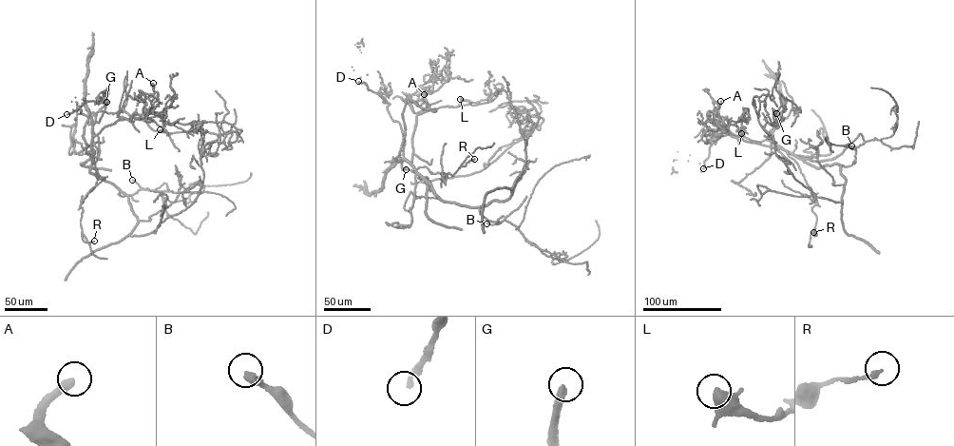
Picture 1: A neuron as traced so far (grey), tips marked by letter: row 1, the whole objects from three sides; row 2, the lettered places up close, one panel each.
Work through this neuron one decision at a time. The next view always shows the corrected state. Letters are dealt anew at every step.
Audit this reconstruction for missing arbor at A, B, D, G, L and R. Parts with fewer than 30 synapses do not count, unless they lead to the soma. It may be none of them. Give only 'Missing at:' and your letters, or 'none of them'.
Missing at: A, D, G

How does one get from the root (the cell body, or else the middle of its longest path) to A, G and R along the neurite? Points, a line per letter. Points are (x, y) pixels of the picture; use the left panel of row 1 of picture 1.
A: (115, 186), (90, 172), (93, 134), (143, 113), (153, 83)
G: (115, 186), (90, 172), (92, 126), (96, 113), (106, 102)
R: (115, 186), (90, 172), (92, 142), (98, 152), (97, 180), (80, 206), (82, 239), (94, 241)

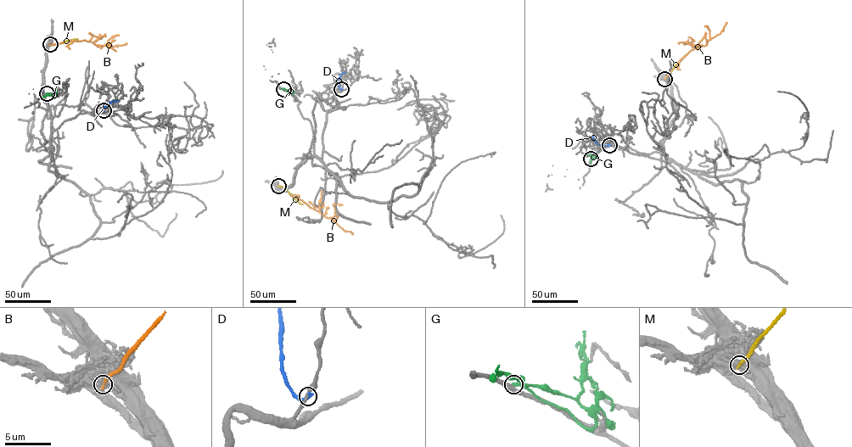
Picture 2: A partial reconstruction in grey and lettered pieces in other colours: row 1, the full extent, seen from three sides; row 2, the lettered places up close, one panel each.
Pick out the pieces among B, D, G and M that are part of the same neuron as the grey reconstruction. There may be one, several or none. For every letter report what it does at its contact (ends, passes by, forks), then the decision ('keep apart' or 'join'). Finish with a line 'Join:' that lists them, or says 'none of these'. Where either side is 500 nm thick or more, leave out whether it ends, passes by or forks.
B: keep apart
D: it ends there; keep apart
G: keep apart
M: it ends there; keep apart
Join: none of these

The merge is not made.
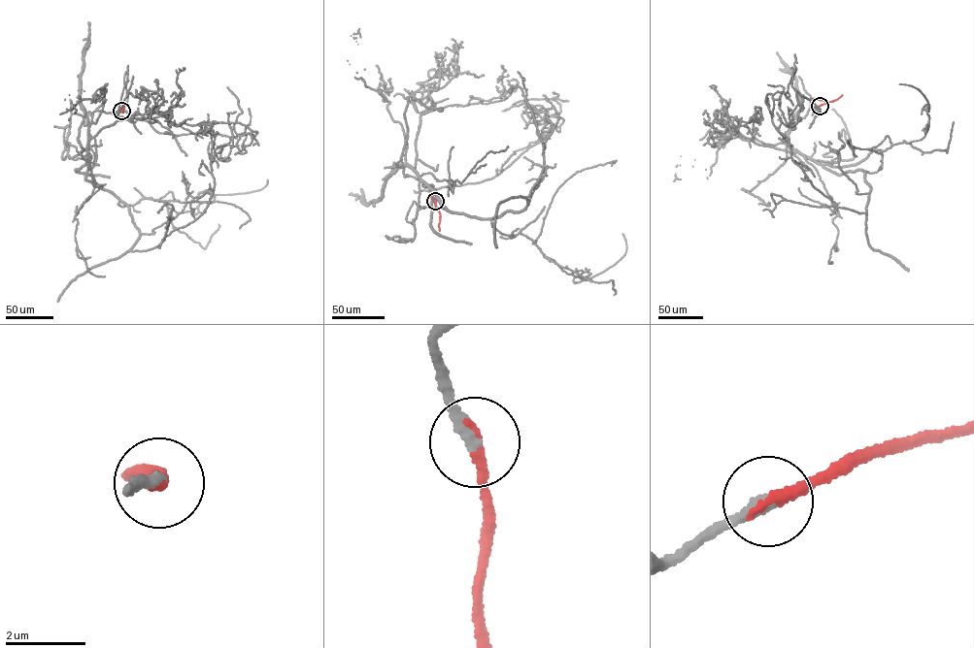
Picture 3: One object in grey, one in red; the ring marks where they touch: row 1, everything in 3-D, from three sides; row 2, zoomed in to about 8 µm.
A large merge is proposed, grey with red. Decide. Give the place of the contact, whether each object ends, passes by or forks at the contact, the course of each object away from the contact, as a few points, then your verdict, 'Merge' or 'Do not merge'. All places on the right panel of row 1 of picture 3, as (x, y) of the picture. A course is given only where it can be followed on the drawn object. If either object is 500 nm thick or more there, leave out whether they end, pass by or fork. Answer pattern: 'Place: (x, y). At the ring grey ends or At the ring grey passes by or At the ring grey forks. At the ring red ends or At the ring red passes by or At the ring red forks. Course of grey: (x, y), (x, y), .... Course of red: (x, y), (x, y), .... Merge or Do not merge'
Place: (820, 106). At the ring grey ends. At the ring red ends. Course of grey: (820, 106), (789, 143), (865, 172), (866, 213), (814, 188), (773, 124), (766, 95), (789, 95), (794, 54). Course of red: (820, 106), (842, 95). Merge

